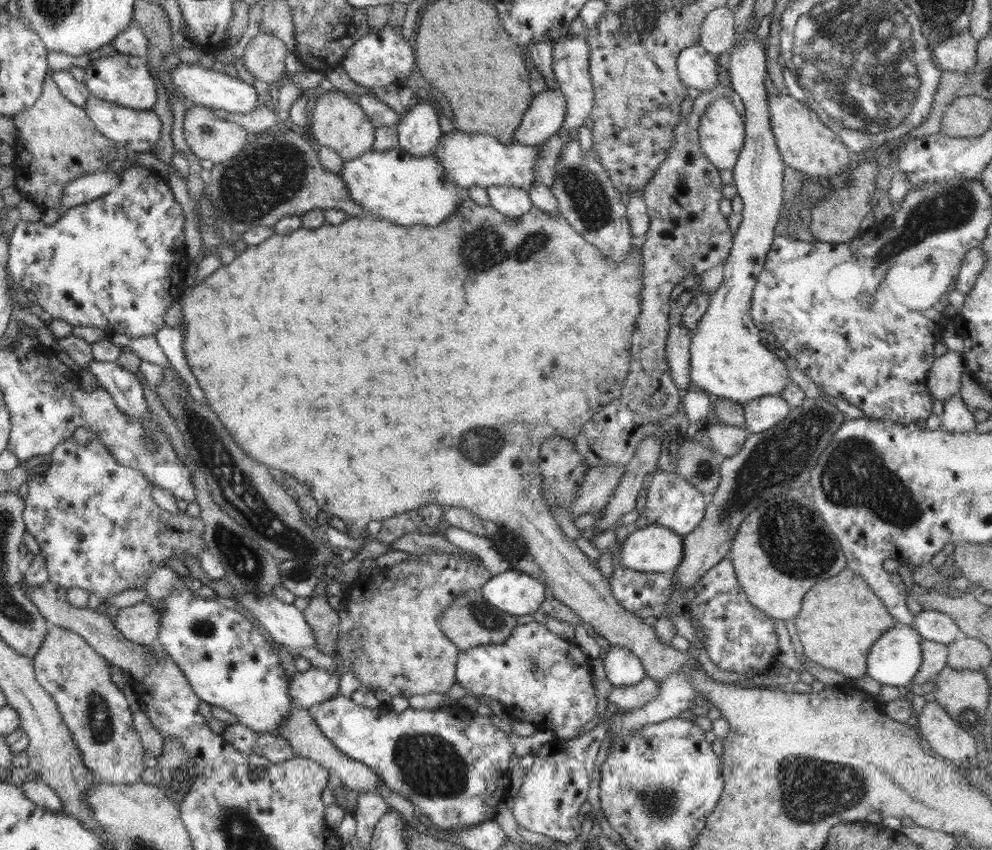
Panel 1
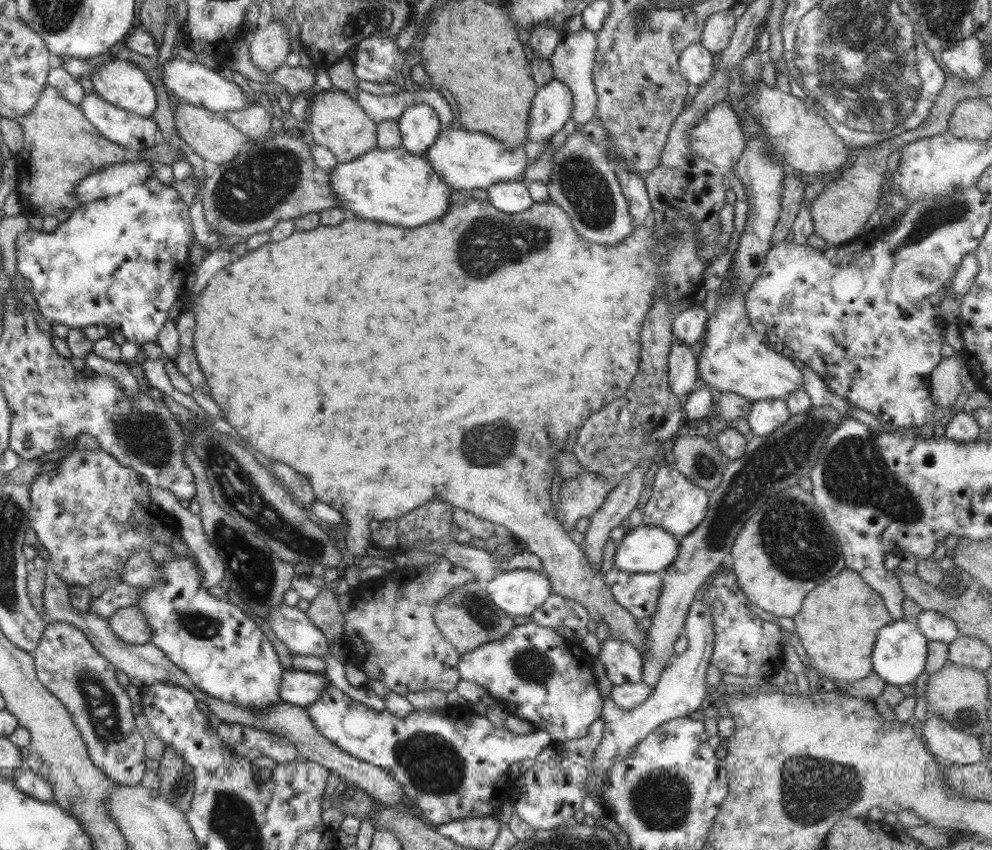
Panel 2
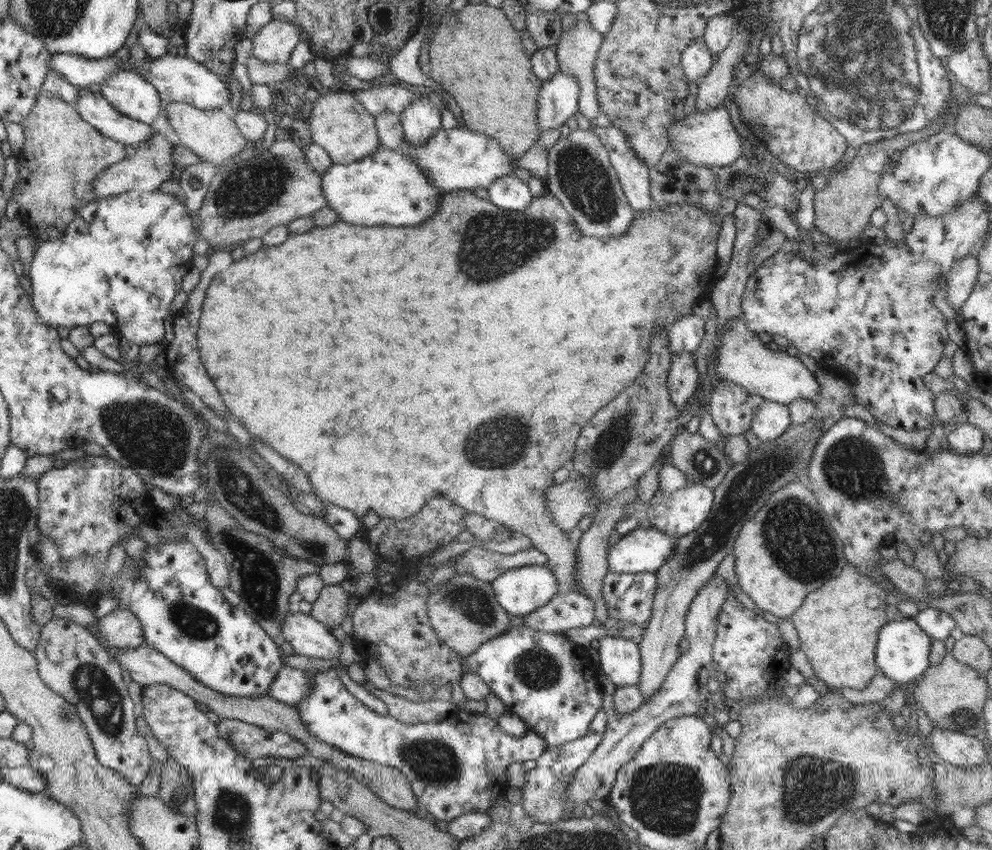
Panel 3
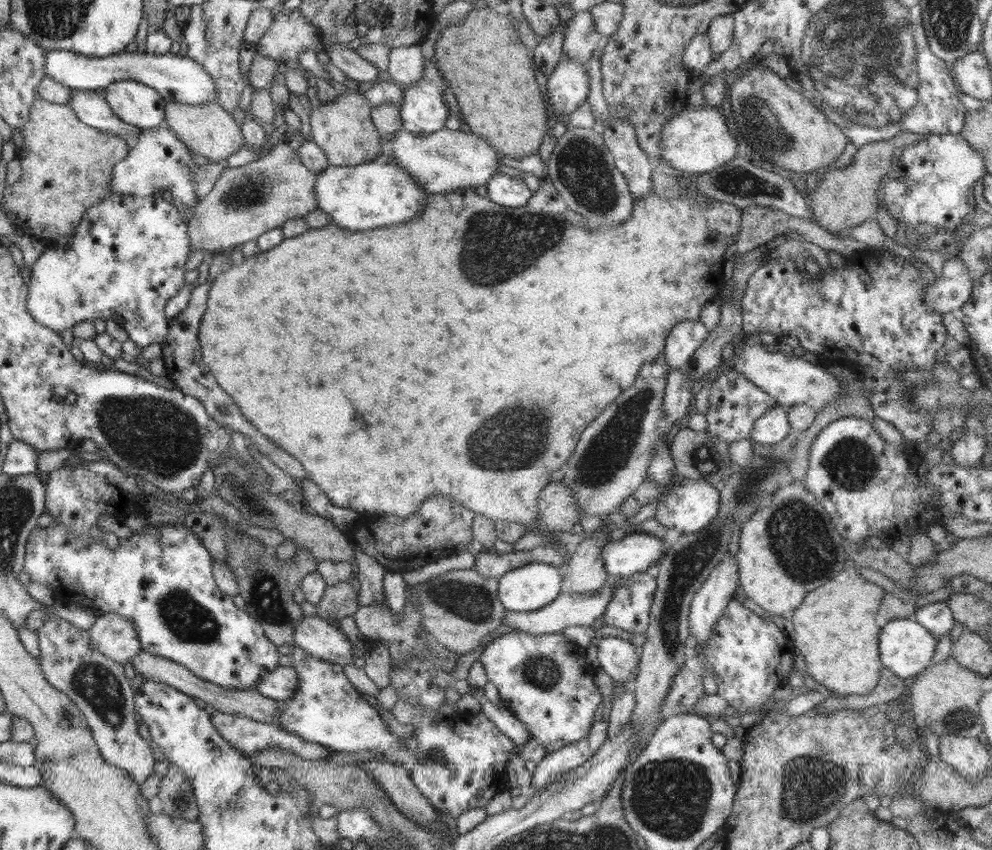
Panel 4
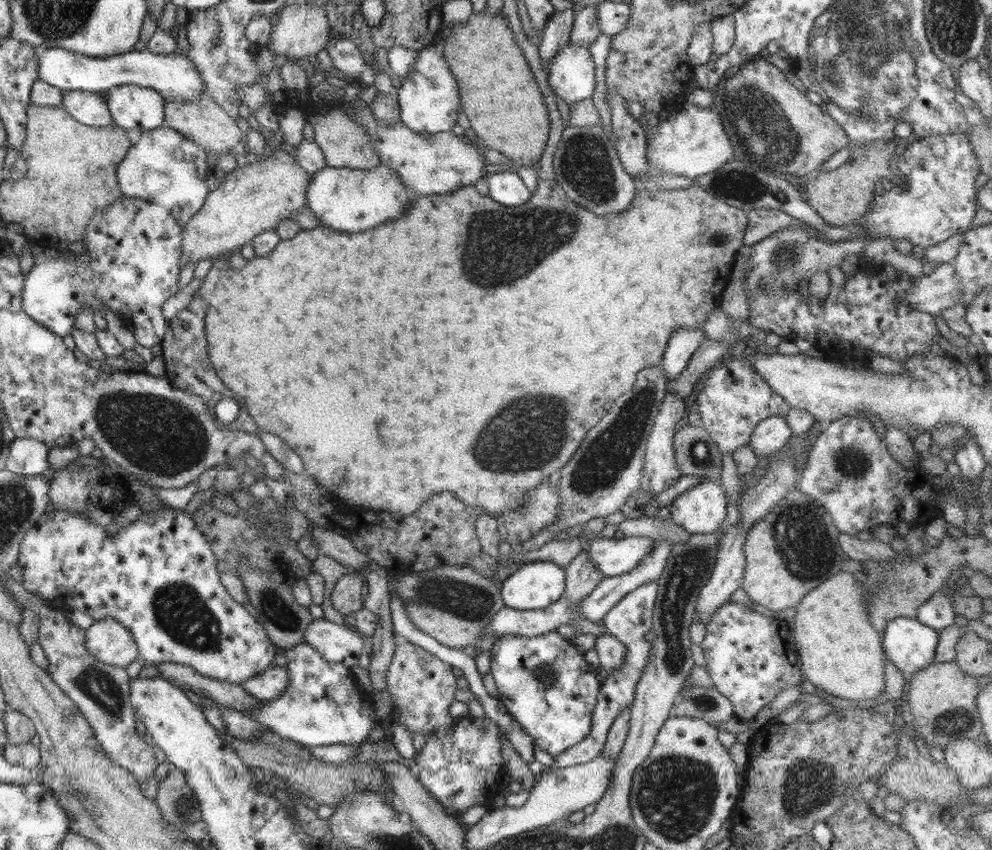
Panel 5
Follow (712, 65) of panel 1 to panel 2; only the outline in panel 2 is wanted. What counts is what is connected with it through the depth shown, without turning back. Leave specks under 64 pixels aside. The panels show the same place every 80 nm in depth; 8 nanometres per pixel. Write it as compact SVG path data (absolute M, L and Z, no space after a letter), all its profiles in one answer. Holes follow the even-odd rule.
M700 41L687 46L679 56L679 72L689 82L700 86L715 71L714 58Z

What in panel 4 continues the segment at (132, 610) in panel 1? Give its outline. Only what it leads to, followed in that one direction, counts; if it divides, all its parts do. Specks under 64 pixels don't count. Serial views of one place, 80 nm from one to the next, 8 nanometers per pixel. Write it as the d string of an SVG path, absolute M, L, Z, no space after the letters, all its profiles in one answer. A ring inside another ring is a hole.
M98 616L88 632L94 648L116 664L125 665L142 651L134 626L124 616Z

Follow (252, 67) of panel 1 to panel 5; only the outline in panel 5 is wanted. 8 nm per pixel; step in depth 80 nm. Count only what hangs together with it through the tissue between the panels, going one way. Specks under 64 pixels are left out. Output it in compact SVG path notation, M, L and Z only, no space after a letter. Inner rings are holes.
M289 3L280 9L274 18L276 25L273 26L269 39L263 48L267 48L280 60L287 58L302 61L314 56L328 46L327 42L332 37L331 26L323 6L310 6L307 3L300 5Z

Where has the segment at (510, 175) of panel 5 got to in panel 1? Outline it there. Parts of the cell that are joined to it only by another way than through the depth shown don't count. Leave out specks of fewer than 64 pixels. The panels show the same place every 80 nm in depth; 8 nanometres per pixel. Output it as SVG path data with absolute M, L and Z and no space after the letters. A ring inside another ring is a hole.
M489 186L490 206L509 218L526 214L532 207L529 192L514 186Z

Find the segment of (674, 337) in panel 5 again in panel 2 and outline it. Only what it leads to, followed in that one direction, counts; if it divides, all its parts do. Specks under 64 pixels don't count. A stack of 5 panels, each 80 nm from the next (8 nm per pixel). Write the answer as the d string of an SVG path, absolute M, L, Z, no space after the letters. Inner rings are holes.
M701 297L696 298L691 307L680 311L673 319L673 336L691 348L703 337L708 316Z

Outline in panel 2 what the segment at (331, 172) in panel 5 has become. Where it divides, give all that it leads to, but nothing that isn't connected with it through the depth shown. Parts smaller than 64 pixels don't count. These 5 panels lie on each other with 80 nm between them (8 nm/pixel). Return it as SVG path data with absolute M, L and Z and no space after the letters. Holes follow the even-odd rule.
M402 146L392 149L374 148L357 159L338 163L329 174L330 185L341 202L339 206L351 218L388 222L394 226L422 226L438 220L446 214L451 203L451 186L442 184L442 178L434 172L431 164L422 156L410 154Z

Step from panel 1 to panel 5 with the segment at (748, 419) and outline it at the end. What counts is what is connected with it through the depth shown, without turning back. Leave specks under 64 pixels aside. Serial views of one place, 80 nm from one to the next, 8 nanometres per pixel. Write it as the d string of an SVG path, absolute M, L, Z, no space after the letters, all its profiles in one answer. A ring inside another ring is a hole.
M766 417L754 427L749 445L763 464L766 464L765 456L778 452L784 445L787 446L793 436L784 417Z

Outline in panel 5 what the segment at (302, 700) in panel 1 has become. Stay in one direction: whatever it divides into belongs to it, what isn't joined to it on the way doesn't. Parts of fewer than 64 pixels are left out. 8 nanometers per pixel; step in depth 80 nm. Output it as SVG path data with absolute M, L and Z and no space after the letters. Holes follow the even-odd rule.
M273 665L249 678L242 686L258 700L276 700L284 694L289 683L289 673L282 666Z

